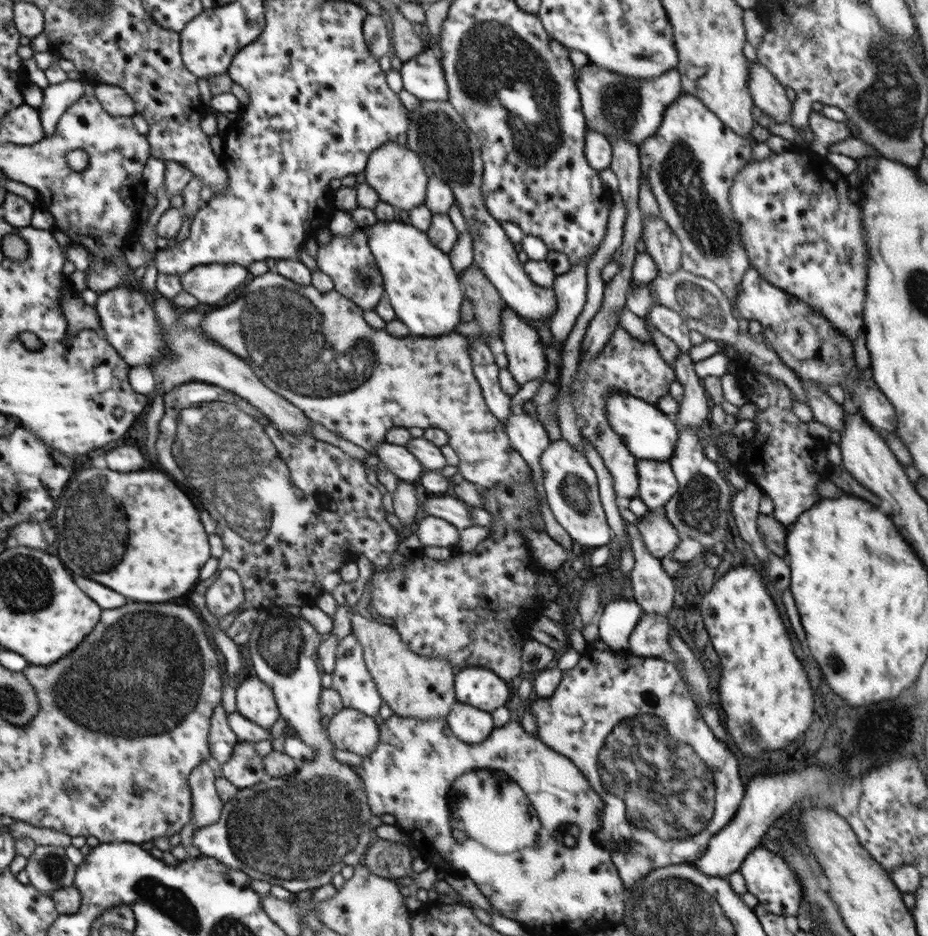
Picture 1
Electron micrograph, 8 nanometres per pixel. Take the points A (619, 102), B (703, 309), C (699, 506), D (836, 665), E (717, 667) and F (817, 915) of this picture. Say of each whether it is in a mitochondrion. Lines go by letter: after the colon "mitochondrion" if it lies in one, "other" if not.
A: mitochondrion
B: mitochondrion
C: mitochondrion
D: other
E: other
F: mitochondrion

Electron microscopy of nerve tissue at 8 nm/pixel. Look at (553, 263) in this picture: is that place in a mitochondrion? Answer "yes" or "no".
no

